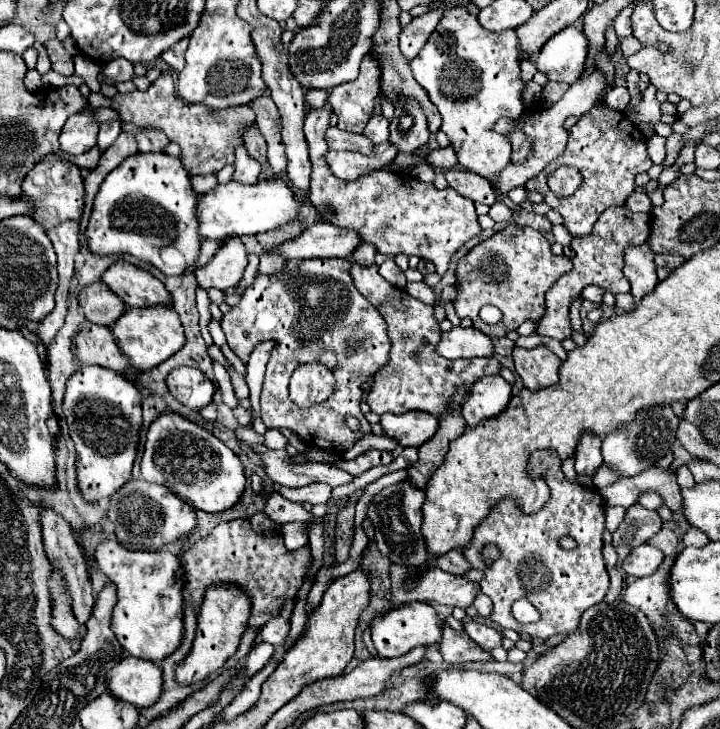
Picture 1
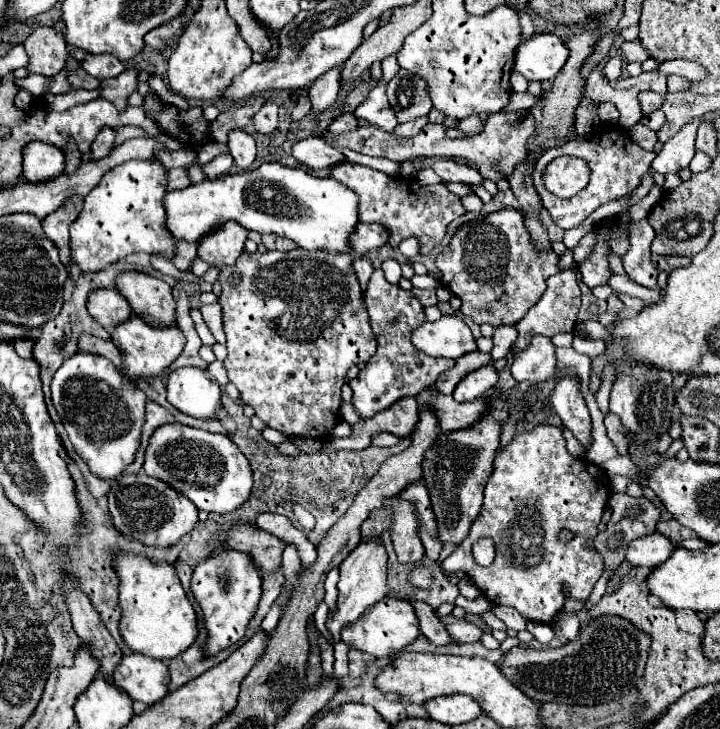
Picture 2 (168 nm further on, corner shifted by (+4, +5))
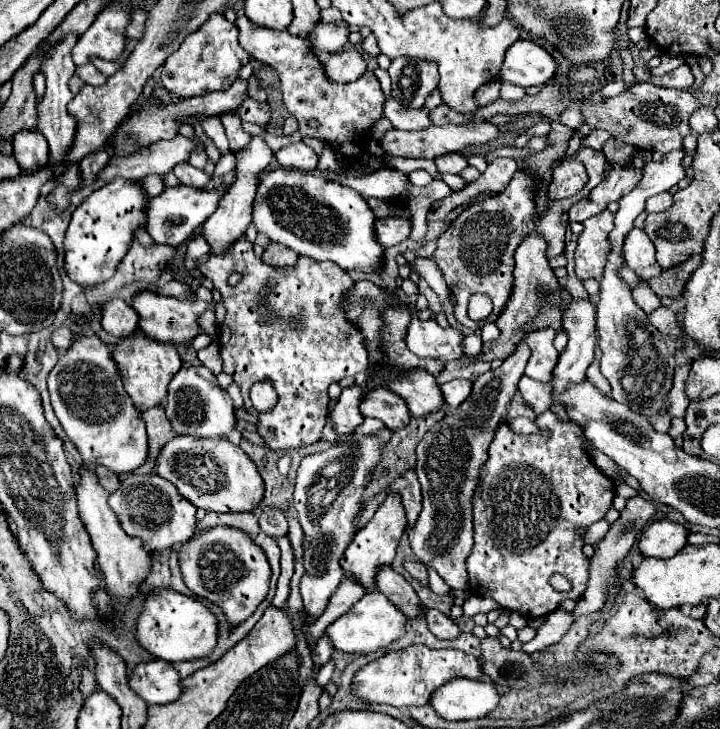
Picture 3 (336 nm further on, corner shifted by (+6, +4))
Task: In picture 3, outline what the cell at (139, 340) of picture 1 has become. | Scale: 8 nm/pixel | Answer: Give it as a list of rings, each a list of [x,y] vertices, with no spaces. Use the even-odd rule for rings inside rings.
[[[136,333],[132,337],[126,337],[118,345],[114,345],[112,359],[118,365],[118,373],[122,377],[126,393],[130,395],[130,399],[134,401],[134,405],[140,413],[146,411],[146,409],[152,409],[152,407],[156,407],[164,401],[170,379],[182,367],[182,359],[176,351],[176,345],[156,343],[156,341],[152,341],[152,339],[148,339],[140,333]]]

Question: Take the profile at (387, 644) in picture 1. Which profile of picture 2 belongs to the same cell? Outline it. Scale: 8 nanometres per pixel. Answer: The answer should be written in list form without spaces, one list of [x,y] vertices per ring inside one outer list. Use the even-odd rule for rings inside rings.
[[[382,598],[380,602],[370,606],[358,618],[358,622],[344,628],[342,642],[350,644],[350,646],[354,646],[354,648],[358,648],[362,652],[368,652],[368,654],[372,654],[376,658],[382,658],[382,656],[398,654],[402,648],[412,644],[418,636],[420,636],[420,622],[418,622],[418,616],[414,612],[414,606],[408,600]]]

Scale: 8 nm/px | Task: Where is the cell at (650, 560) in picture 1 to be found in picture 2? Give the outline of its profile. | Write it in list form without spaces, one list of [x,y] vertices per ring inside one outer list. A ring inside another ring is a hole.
[[[654,532],[650,536],[630,542],[630,546],[626,550],[626,562],[630,566],[656,568],[658,564],[666,562],[672,552],[674,552],[674,544],[666,536]]]

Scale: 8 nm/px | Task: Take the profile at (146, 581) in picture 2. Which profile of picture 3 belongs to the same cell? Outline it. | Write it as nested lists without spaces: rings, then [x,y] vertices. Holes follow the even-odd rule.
[[[156,589],[144,603],[138,619],[138,641],[140,645],[168,663],[202,659],[212,653],[218,641],[218,619],[198,599],[182,595],[174,589]]]

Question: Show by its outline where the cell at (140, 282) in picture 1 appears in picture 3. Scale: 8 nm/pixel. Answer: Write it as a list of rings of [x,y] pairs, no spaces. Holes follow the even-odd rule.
[[[144,291],[144,293],[138,293],[134,297],[132,307],[140,315],[140,331],[144,331],[146,337],[160,341],[160,343],[180,345],[180,343],[188,343],[196,335],[200,335],[202,329],[198,325],[198,317],[202,311],[208,309],[208,303],[204,303],[204,301],[180,301],[174,297],[160,297],[152,291]]]

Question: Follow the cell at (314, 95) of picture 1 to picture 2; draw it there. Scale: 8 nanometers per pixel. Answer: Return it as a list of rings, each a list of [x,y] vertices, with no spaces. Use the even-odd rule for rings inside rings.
[[[300,94],[300,96],[298,96],[298,102],[296,102],[296,108],[292,110],[292,116],[290,116],[290,118],[298,122],[298,120],[302,120],[308,112],[310,112],[310,100],[308,100],[306,94]]]

